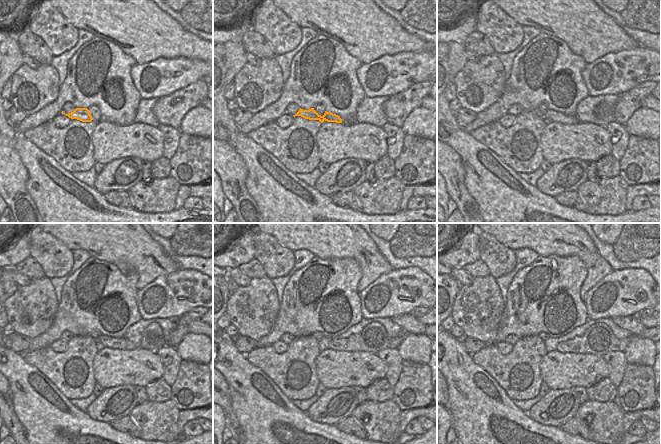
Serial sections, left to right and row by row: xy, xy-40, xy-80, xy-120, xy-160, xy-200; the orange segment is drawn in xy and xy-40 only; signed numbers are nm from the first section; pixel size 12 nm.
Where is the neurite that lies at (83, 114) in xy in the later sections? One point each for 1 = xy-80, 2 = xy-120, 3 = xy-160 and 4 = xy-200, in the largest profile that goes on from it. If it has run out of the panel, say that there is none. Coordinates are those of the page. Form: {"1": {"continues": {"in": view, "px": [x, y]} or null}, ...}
{"1": {"continues": {"in": "xy-80", "px": [554, 116]}}, "2": {"continues": {"in": "xy-120", "px": [152, 339]}}, "3": {"continues": {"in": "xy-160", "px": [373, 338]}}, "4": {"continues": {"in": "xy-200", "px": [598, 339]}}}

